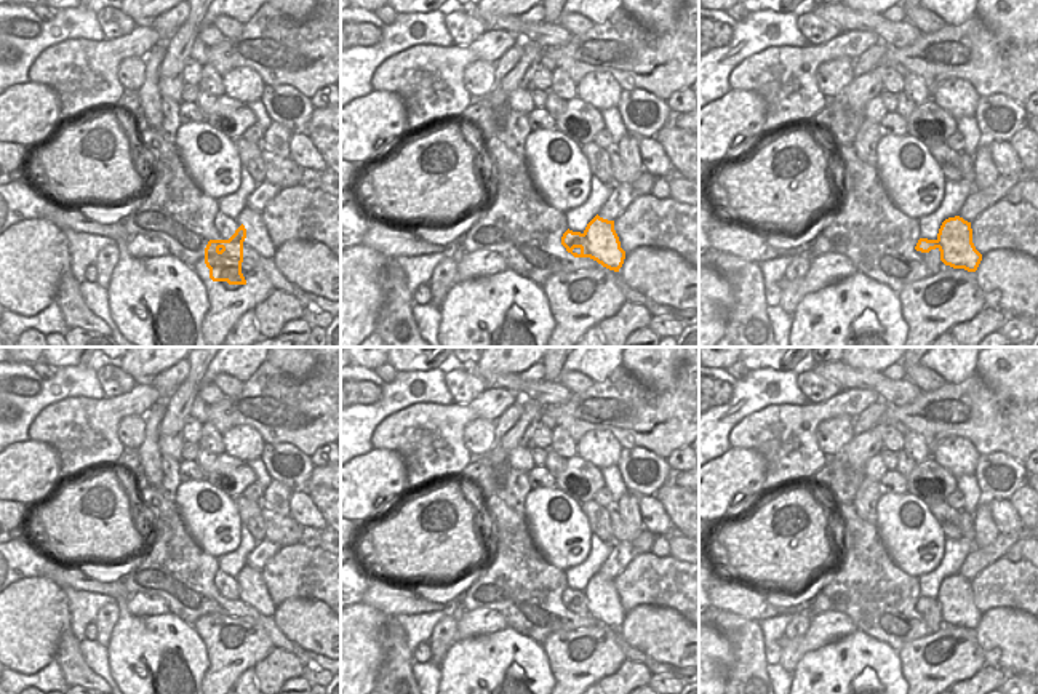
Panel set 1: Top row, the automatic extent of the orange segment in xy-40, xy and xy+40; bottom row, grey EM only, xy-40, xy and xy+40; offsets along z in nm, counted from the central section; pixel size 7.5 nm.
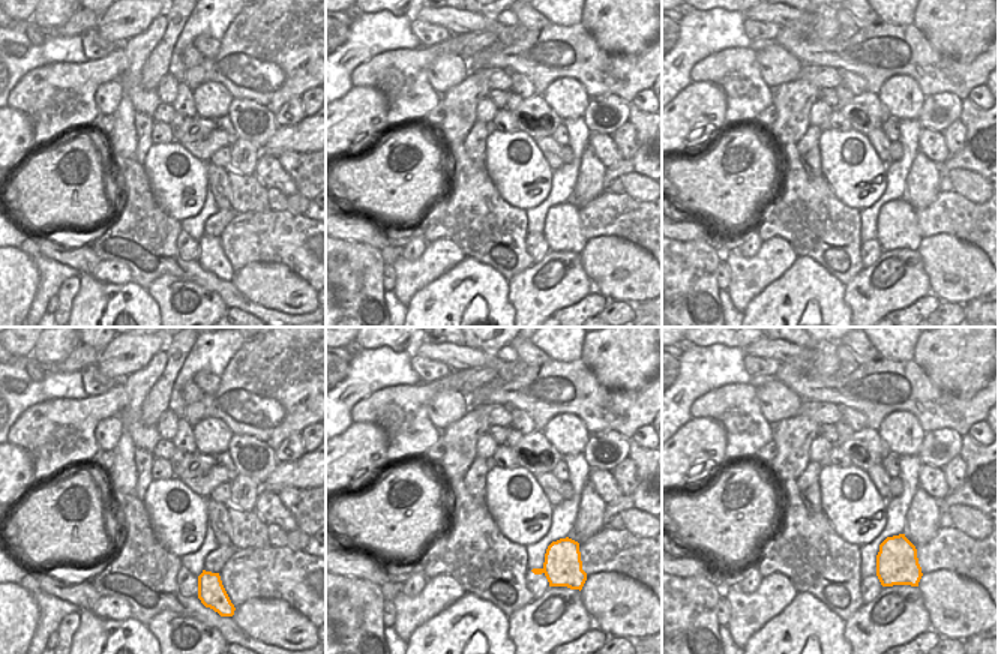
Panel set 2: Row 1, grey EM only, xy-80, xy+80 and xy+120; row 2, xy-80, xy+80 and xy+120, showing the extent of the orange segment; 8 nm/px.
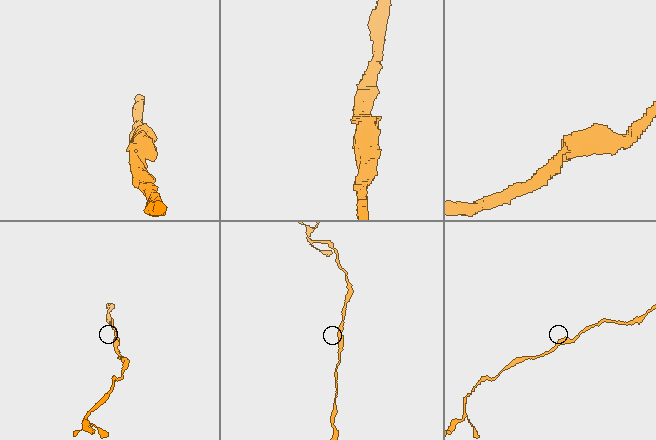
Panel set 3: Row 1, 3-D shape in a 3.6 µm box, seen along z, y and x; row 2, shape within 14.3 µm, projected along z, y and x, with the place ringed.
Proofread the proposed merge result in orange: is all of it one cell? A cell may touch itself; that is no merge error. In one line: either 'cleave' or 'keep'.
keep

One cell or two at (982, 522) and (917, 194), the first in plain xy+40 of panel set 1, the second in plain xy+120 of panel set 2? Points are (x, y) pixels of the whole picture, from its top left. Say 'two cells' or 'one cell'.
one cell

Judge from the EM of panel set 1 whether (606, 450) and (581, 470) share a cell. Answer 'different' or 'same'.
same

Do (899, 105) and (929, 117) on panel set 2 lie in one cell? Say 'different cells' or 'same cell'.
different cells

